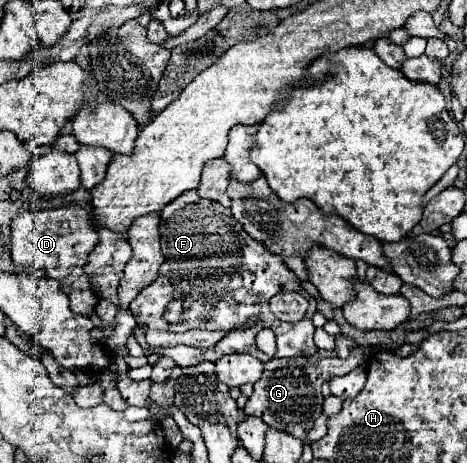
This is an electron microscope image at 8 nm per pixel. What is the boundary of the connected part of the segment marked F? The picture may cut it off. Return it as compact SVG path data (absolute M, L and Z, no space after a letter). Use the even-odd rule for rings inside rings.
M189 190L189 192L181 194L179 198L175 198L161 210L159 232L161 232L161 252L165 256L165 262L161 264L159 278L155 282L151 282L149 286L145 286L137 294L137 298L131 302L129 308L131 308L133 316L139 322L143 322L147 328L157 328L157 330L187 332L191 328L203 328L203 330L225 332L221 342L217 342L217 346L207 348L207 350L191 348L191 346L175 346L175 348L159 350L165 356L173 354L171 358L179 366L197 364L203 360L217 362L221 356L235 354L235 352L245 352L245 354L259 358L261 362L267 362L269 356L263 354L255 344L255 336L263 328L271 328L275 332L275 336L277 336L275 356L279 356L279 358L317 352L317 346L313 342L315 326L311 322L311 314L305 314L305 318L295 324L281 322L273 314L269 314L271 296L275 296L277 292L281 292L285 288L301 292L311 302L311 306L315 304L315 300L305 290L299 288L297 276L283 264L281 256L271 254L263 246L263 242L255 242L255 238L251 238L243 230L243 226L239 226L239 222L235 222L227 214L231 214L229 208L219 206L219 202L199 198L197 190ZM219 250L227 250L227 252L239 250L239 254L243 256L245 262L243 264L221 264L223 270L219 270ZM171 300L183 302L183 308L185 308L183 324L169 324L161 318L161 314L165 312L165 306ZM207 312L211 314L213 322L201 324L199 318ZM255 314L257 314L257 322L253 326L247 326L245 318L251 320L251 318L255 318Z

